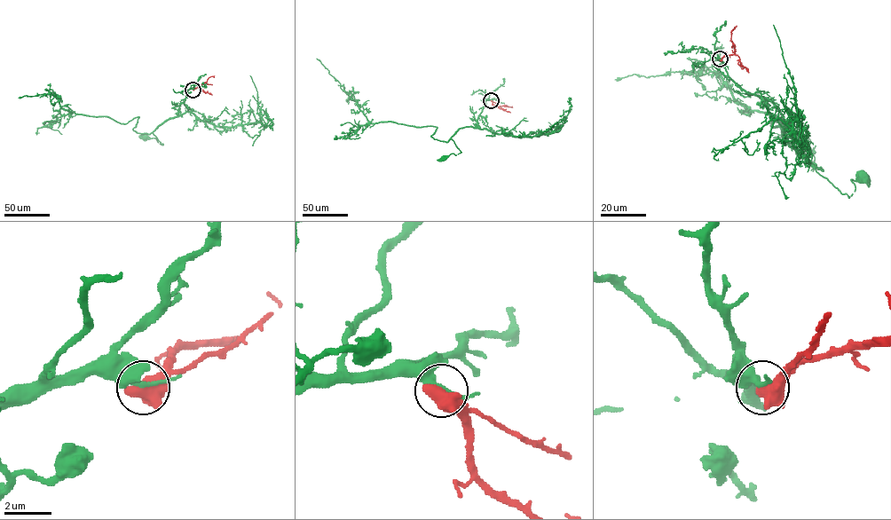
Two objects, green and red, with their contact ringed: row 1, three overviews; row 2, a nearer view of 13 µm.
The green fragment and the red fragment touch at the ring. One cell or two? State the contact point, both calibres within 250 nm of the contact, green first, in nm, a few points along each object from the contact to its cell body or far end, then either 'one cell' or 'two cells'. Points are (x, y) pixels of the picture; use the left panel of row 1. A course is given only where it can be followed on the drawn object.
at (193, 90); 280 nm thick on the green side, 500 nm on the other; green runs (193, 89), (185, 92), (179, 114), (169, 117), (153, 132), (163, 145), (145, 137); red runs (193, 89), (209, 77), (214, 77); one cell

